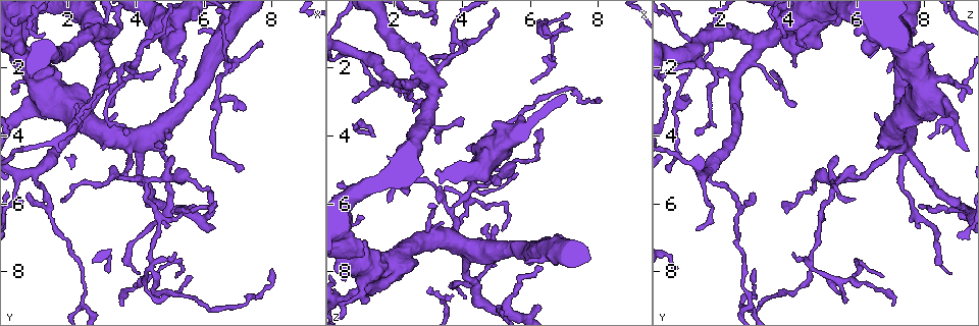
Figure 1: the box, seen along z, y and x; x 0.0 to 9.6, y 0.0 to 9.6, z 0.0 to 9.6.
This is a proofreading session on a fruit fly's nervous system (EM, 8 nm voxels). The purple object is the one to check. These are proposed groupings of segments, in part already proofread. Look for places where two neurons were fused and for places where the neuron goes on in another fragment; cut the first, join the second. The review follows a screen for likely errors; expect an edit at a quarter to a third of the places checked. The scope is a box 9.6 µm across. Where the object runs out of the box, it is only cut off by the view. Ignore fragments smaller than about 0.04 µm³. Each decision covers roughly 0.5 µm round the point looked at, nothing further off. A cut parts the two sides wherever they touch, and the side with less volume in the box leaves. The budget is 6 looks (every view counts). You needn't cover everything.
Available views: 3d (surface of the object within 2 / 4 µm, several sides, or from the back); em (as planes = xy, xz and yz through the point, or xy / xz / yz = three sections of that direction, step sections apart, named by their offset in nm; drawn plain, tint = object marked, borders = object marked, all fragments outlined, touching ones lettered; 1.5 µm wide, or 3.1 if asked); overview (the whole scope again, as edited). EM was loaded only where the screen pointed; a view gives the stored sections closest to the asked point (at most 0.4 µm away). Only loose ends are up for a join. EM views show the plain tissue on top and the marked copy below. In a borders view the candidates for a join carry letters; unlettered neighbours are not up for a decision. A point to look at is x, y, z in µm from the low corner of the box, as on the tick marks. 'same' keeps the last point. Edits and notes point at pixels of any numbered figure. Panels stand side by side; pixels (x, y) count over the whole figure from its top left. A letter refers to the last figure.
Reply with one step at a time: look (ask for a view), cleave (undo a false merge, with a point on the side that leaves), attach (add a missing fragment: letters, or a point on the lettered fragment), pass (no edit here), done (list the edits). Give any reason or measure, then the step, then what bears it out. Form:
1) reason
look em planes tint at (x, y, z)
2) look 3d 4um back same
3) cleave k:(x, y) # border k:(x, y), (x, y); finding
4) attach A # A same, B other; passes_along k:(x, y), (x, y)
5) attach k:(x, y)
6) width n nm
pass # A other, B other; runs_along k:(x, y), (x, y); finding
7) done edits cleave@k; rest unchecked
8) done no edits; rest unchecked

a fork
look em yz step 4 borders at (3.70, 5.20, 6.20)

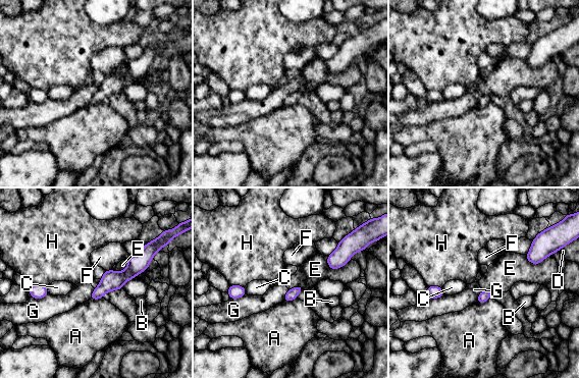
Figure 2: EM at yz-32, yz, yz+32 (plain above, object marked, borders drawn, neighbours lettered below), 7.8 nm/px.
pass # A other, B other, C other, D other, E other, F other, G other, H other; all the same neuron

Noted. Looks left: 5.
abrupt turn
look 3d 4um at (1.10, 5.05, 1.65)

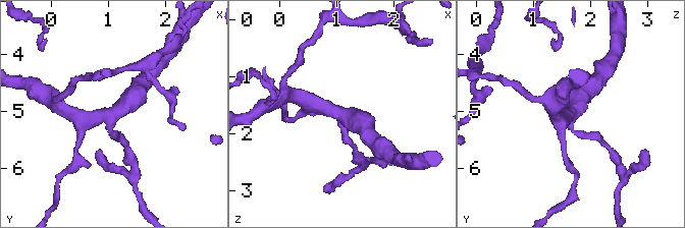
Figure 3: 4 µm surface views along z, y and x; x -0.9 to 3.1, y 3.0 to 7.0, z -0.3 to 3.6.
arms 4
look em planes borders at (1.05, 5.05, 1.65)

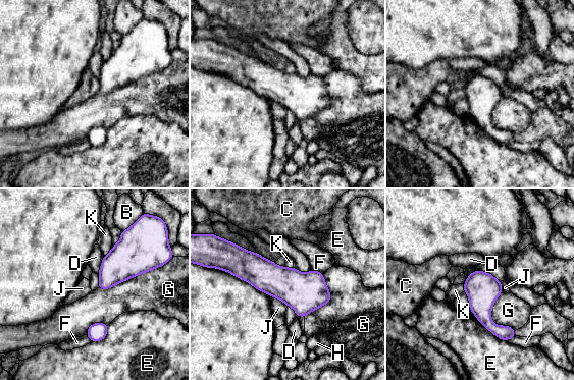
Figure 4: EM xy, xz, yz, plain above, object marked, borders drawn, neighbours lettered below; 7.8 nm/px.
longest_contact G 480 nm
pass # B other, C other, D other, E other, F other, G other, H other, J other, K other; border 4:(270, 295), (281, 300), (288, 306); one neuron here

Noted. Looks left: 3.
free end
look em planes tint at (6.25, 6.15, 9.05)

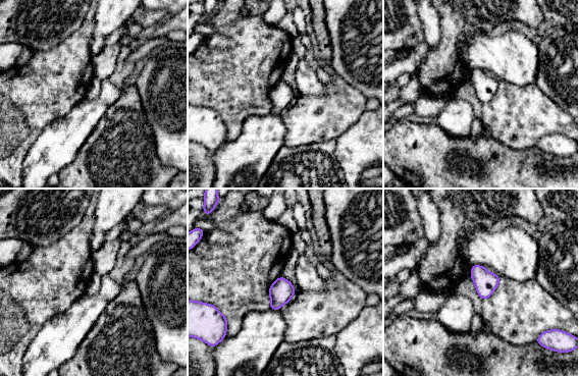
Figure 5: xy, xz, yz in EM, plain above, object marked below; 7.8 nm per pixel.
see the neighbours
look em planes borders same

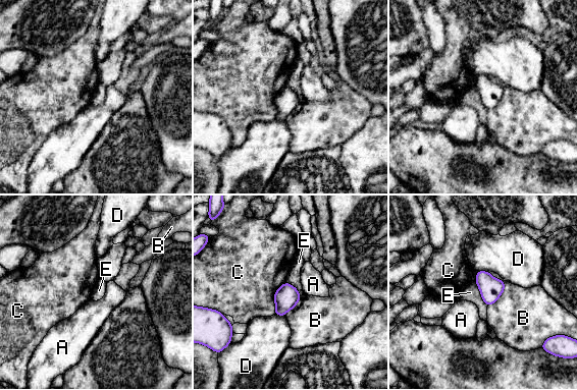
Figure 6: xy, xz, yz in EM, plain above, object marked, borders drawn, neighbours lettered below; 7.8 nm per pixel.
longest_contact C 280 nm
pass # A other, B other, C other, D other, E other; no lettered fragment goes on from it

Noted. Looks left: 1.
done no edits; rest unchecked

